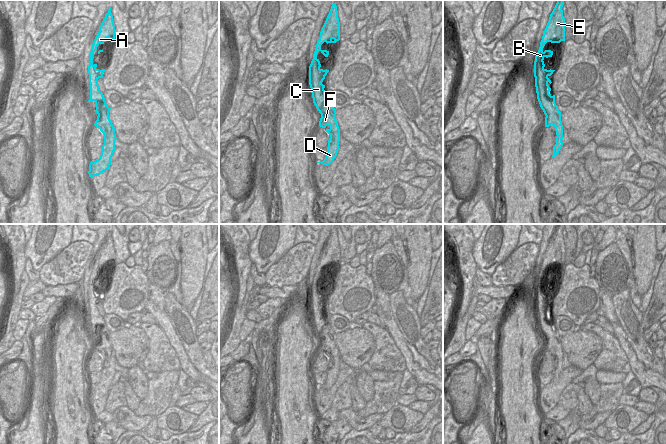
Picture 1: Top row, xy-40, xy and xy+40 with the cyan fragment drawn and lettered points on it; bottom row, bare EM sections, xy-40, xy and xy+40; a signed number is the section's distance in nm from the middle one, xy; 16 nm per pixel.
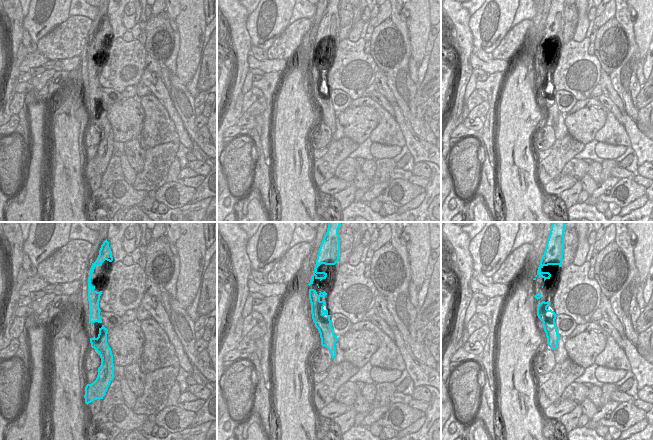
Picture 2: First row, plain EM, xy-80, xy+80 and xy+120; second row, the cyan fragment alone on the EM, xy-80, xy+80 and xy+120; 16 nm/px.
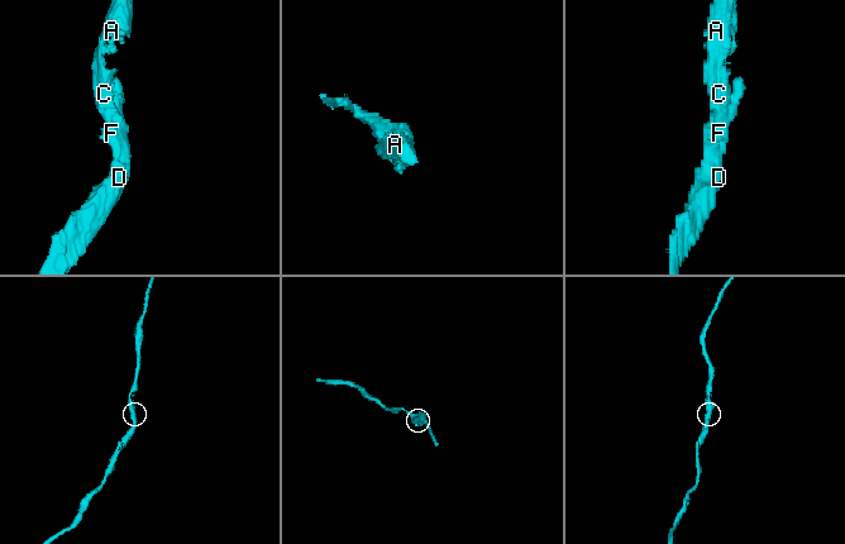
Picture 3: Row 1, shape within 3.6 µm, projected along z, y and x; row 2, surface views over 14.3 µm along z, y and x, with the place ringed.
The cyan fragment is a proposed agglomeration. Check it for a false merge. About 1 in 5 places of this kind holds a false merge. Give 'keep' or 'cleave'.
keep

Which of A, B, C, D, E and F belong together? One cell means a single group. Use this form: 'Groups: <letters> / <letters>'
Groups: A B C D E F.

